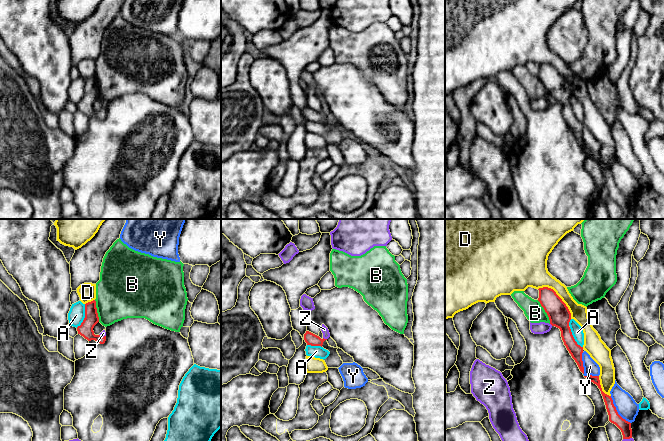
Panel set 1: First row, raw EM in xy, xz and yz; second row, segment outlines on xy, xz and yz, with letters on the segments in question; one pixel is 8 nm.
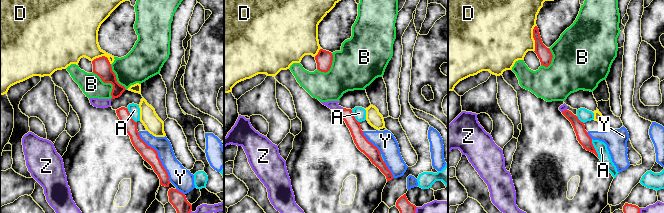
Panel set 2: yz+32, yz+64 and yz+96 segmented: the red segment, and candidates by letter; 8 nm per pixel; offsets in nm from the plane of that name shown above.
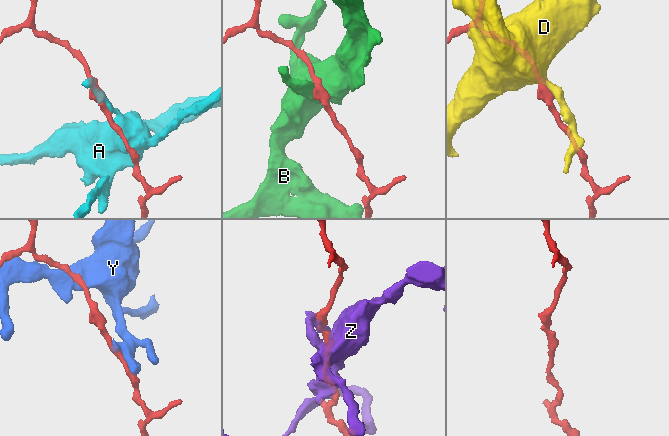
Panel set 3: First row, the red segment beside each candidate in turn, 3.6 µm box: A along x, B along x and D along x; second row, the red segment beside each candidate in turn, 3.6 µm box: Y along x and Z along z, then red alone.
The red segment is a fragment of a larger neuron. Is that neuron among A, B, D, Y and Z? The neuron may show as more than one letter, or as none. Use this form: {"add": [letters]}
{"add": ["Z"]}

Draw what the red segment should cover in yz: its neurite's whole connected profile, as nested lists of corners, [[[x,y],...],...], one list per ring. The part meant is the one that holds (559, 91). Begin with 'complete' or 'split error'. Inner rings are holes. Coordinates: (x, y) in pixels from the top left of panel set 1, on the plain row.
complete | [[[543,63],[539,64],[538,66],[538,77],[547,89],[550,100],[560,105],[564,121],[577,139],[580,147],[584,150],[582,137],[583,123],[577,120],[572,111],[571,105],[569,103],[571,89],[568,83],[553,65]]]

